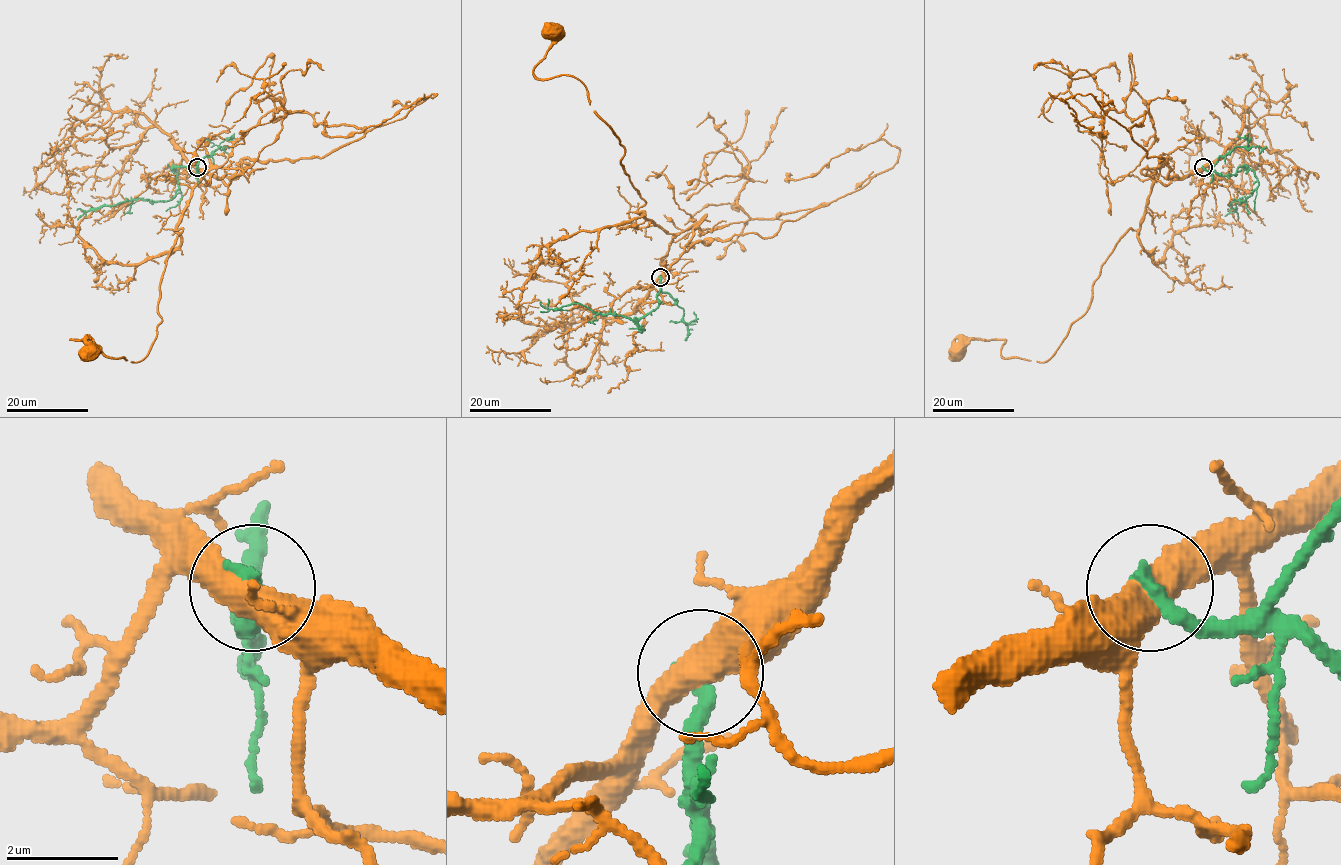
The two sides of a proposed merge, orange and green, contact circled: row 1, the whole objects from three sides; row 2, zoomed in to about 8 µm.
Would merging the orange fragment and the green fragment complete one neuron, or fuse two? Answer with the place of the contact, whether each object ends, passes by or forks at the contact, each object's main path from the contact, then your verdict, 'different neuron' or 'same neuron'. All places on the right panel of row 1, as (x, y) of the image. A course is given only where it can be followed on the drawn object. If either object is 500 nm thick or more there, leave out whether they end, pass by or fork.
place (1203, 167); course orange (1203, 167), (1167, 185), (1142, 169), (1159, 169), (1142, 221), (1046, 361), (1004, 358), (1005, 340), (958, 351); course green (1203, 167), (1254, 172), (1258, 187), (1230, 204), (1235, 211), (1228, 209); different neuron

